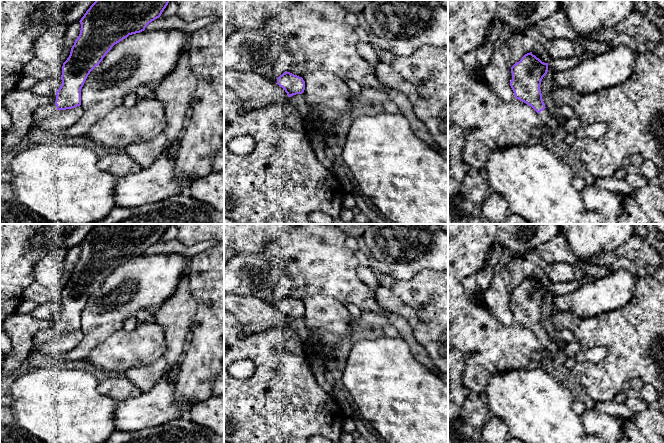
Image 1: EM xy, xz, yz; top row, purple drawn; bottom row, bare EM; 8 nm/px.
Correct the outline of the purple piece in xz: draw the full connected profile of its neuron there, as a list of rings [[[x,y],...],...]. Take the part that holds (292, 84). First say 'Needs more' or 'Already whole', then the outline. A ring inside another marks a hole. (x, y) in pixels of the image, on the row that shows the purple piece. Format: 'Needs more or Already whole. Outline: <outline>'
Already whole. Outline: [[[287,71],[277,78],[277,84],[285,90],[288,97],[302,94],[305,90],[305,81],[303,78]]]

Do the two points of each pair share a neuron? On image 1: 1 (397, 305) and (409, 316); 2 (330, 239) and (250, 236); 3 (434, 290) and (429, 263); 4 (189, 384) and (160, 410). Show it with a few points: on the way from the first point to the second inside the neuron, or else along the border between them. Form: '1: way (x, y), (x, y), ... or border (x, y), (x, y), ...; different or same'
1: way (400, 308), (406, 313); same
2: way (310, 236), (270, 236); same
3: border (437, 271), (422, 270), (417, 273); different
4: border (173, 380), (180, 417); different

